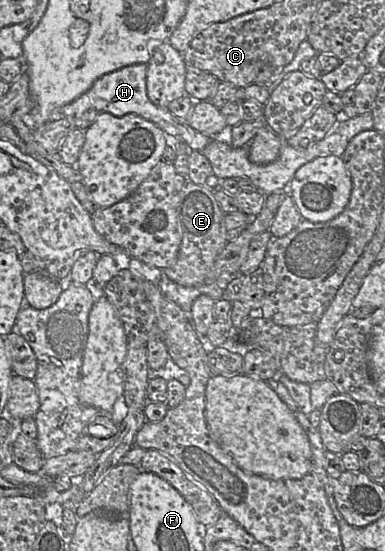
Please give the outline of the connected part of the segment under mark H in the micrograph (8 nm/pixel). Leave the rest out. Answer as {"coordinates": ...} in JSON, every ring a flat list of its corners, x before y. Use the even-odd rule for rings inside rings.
{"coordinates":[[139,63,104,74,81,96,60,108,54,109,51,114,51,120,65,117,76,128,86,130,100,113,107,112,116,117,133,113,158,126,163,131,165,140,166,136,169,135,180,137,190,150,203,150,212,137,193,129,186,123,185,119,174,116,167,107,153,104,146,92,146,71,147,64]]}

